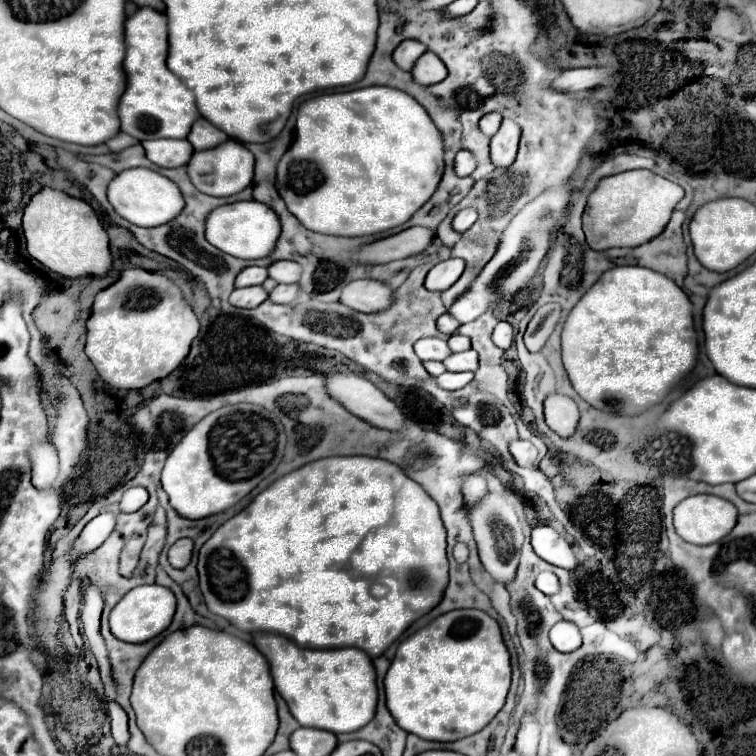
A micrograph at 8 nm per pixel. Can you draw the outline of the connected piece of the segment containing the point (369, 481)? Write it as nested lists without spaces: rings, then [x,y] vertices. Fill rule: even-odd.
[[[368,456],[322,458],[272,482],[264,492],[260,492],[252,500],[250,506],[246,506],[240,514],[224,522],[212,534],[212,538],[200,548],[200,554],[198,554],[200,588],[208,610],[216,616],[226,618],[242,632],[280,634],[296,642],[300,648],[354,646],[370,654],[370,658],[378,658],[388,650],[388,646],[394,640],[398,640],[398,636],[414,620],[428,614],[442,600],[448,584],[448,558],[444,552],[444,544],[446,544],[446,530],[438,512],[438,504],[434,504],[434,500],[426,494],[426,490],[418,482],[408,478],[396,464],[380,458],[368,458]],[[254,596],[262,596],[262,604],[266,604],[266,612],[270,612],[270,616],[258,616],[258,604],[254,604]]]

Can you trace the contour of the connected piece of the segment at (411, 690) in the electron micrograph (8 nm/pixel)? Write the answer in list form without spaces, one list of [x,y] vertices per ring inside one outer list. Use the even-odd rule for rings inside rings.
[[[454,610],[438,616],[398,644],[384,688],[390,714],[400,728],[424,740],[454,742],[480,732],[500,712],[510,690],[510,678],[510,652],[502,640],[500,624],[482,610]]]

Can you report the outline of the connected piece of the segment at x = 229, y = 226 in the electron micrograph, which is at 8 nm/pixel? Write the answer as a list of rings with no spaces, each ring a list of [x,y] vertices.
[[[256,200],[220,206],[214,212],[210,212],[206,220],[206,240],[218,250],[232,254],[236,258],[246,258],[246,260],[270,256],[270,252],[274,252],[276,248],[278,232],[280,232],[278,216],[274,216],[274,212],[266,208],[266,204],[256,202]]]

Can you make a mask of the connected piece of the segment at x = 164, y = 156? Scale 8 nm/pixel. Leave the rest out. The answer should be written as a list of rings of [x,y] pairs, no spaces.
[[[146,140],[146,156],[160,168],[178,168],[188,164],[194,148],[188,140]]]

